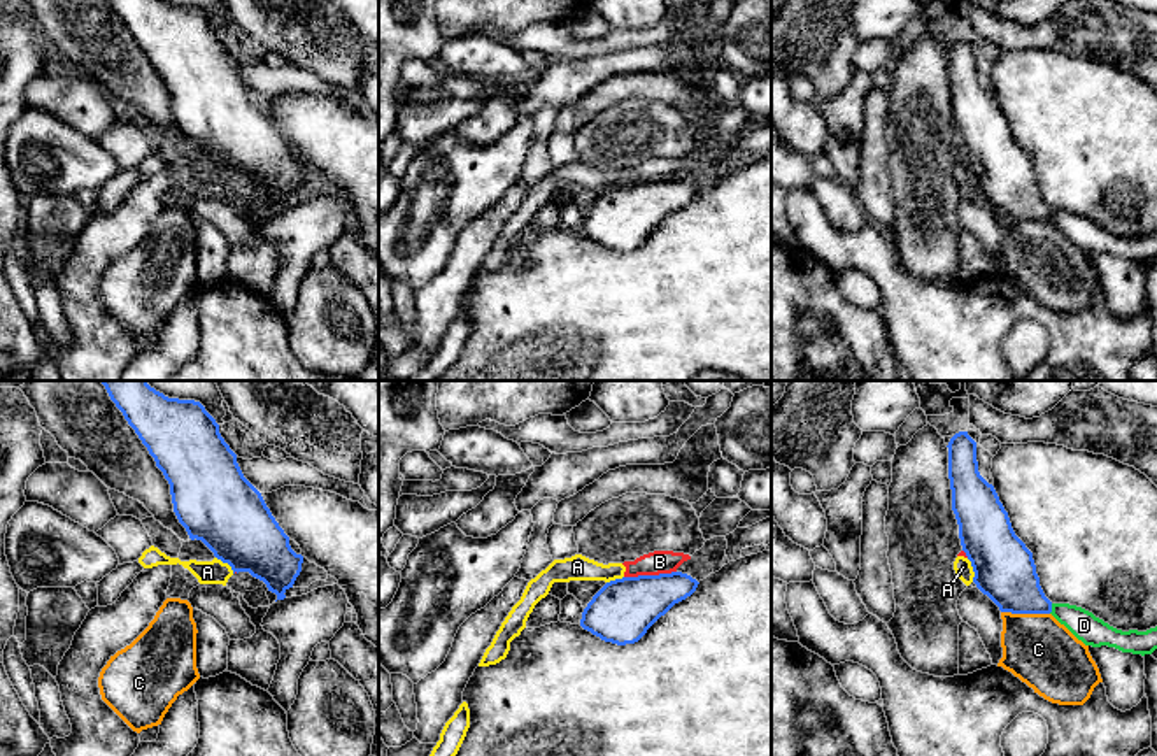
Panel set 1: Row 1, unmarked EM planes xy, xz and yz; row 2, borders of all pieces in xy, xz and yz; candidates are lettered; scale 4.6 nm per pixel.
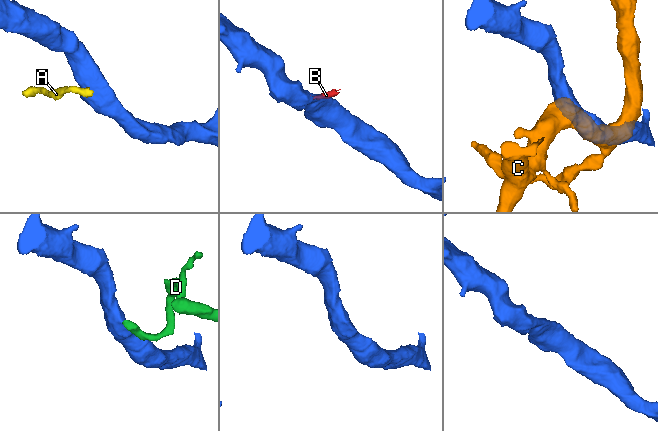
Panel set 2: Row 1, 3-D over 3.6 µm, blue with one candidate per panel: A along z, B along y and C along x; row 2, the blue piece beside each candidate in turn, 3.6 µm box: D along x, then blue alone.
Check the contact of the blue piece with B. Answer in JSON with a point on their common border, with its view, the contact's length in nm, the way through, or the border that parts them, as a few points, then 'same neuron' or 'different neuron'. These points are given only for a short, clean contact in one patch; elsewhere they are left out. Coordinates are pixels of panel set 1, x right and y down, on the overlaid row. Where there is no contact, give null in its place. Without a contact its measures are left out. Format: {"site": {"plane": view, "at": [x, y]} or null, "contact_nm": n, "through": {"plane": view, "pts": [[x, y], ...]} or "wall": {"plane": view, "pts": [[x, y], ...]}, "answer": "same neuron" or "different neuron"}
{"site": {"plane": "xz", "at": [649, 576]}, "contact_nm": 240, "wall": {"plane": "xz", "pts": [[675, 570], [624, 577]]}, "answer": "different neuron"}

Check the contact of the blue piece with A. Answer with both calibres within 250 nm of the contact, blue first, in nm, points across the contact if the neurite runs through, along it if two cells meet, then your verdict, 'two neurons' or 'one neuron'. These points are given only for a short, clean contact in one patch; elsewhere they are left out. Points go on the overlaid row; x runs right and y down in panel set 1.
calibres 280 and 80 nm; border yz (966, 558), (973, 581); two neurons

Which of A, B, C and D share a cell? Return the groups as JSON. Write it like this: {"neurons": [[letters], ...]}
{"neurons": [["A", "B"], ["C"], ["D"]]}

